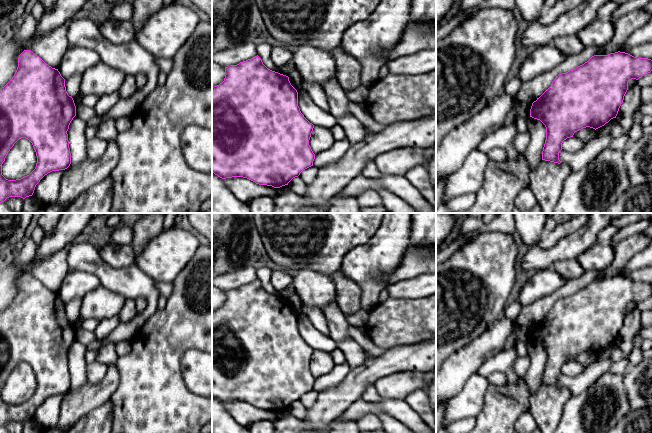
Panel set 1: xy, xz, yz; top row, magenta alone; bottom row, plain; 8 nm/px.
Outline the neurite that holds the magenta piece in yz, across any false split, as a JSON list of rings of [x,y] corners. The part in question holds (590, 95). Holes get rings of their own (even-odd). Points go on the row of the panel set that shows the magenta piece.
[[[615,52],[608,55],[594,55],[587,62],[556,76],[551,86],[532,103],[530,117],[540,120],[546,127],[546,140],[542,151],[542,160],[560,164],[559,152],[562,143],[567,138],[573,137],[574,133],[590,127],[598,129],[616,118],[619,108],[623,103],[624,96],[628,90],[628,82],[631,79],[638,80],[652,71],[652,60],[648,58],[637,58],[625,52]]]

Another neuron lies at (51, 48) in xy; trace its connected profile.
[[[66,22],[51,33],[41,36],[31,49],[33,53],[52,68],[58,69],[65,53],[70,47],[67,39],[67,30],[70,22]]]

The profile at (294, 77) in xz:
[[[293,70],[292,72],[290,72],[288,77],[289,77],[289,81],[290,81],[291,85],[297,90],[297,92],[299,92],[300,91],[301,76],[298,73],[298,71]]]

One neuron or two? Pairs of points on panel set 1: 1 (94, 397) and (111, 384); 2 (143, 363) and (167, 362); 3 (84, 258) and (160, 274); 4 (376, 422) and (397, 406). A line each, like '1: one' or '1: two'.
1: one
2: one
3: two
4: two

